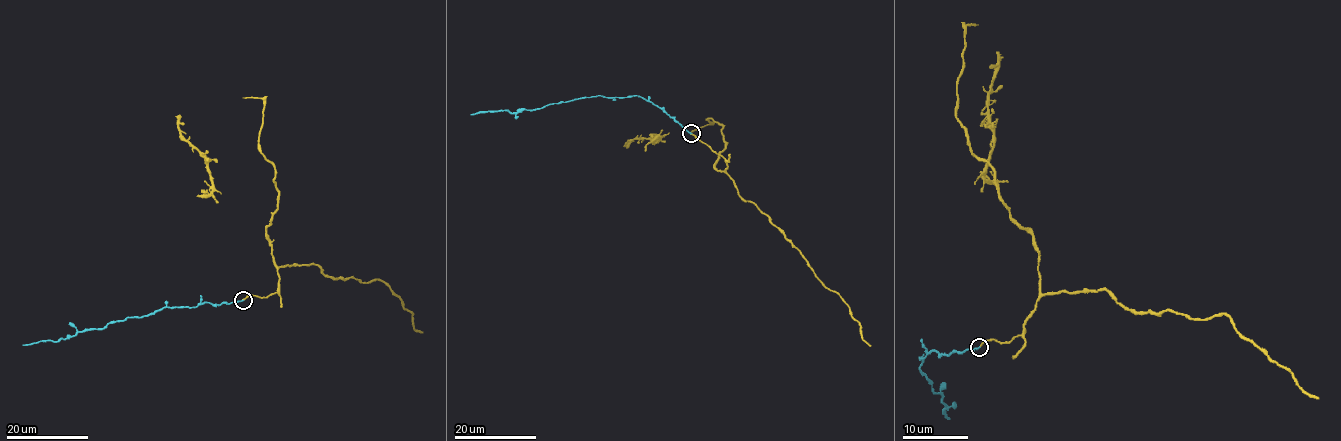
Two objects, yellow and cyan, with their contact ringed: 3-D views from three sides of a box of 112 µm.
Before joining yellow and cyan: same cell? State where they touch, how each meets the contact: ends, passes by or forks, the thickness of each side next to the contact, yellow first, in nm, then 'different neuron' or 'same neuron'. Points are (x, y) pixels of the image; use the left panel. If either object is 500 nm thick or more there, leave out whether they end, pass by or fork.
(243, 300) | yellow ends | cyan ends | 220/200 nm | same neuron

